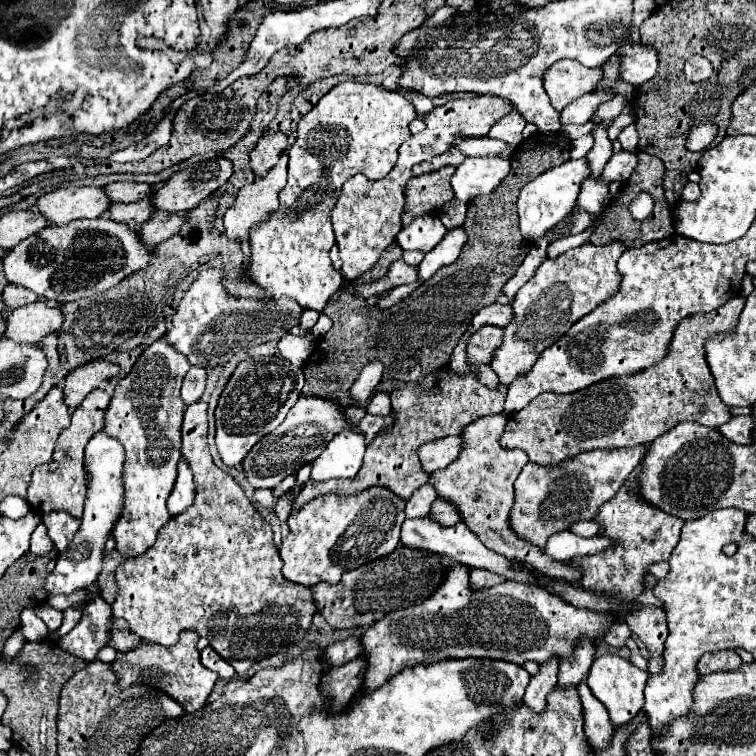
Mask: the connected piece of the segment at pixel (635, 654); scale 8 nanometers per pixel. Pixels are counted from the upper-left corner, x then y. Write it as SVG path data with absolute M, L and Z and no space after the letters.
M632 637L627 640L626 645L630 649L630 661L632 661L636 667L646 669L646 667L648 667L648 661L642 657L640 650Z

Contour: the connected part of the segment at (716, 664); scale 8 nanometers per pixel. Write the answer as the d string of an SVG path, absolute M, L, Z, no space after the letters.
M734 649L714 651L704 654L697 665L700 676L714 671L736 671L742 665L742 657Z

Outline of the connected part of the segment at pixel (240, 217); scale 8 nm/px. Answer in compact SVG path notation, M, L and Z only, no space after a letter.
M284 153L280 157L280 161L276 163L276 167L264 177L264 179L256 179L254 183L246 185L240 189L234 205L226 211L224 215L224 227L226 227L226 235L228 239L236 241L236 243L242 243L242 241L248 241L250 239L250 229L254 225L260 225L264 223L280 205L278 205L278 193L284 189L286 185L286 165L288 165L288 153Z

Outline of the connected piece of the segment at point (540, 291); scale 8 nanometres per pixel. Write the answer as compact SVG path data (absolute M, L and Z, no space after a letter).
M586 243L562 253L556 259L546 259L536 269L532 279L520 287L512 303L514 317L504 327L502 345L494 351L490 361L490 367L496 371L502 385L508 387L520 375L526 375L544 349L554 345L578 319L594 311L618 291L622 275L616 263L624 251L626 247L598 247Z

